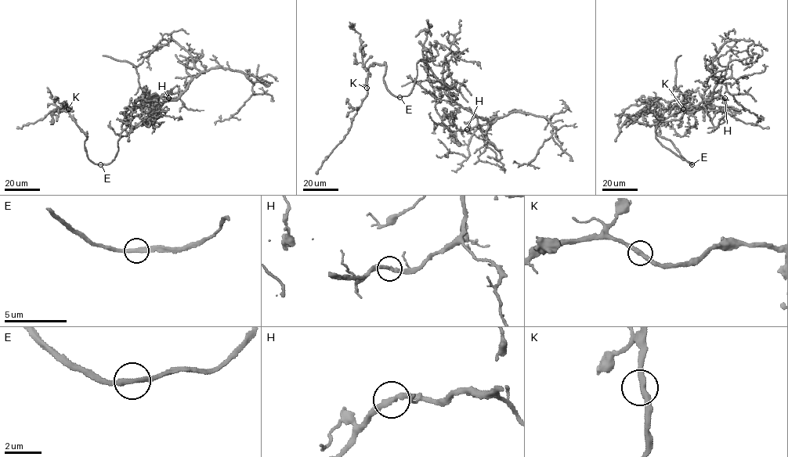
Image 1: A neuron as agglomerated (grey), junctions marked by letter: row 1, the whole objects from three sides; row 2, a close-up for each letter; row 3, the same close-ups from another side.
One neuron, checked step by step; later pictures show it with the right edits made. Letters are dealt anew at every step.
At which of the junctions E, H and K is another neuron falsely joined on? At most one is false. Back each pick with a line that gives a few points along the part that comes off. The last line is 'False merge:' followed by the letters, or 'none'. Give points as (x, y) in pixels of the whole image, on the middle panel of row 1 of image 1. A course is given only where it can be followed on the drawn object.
False merge: none

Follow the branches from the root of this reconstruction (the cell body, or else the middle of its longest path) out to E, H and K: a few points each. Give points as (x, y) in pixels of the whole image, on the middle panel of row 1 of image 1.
E: (421, 60), (417, 63), (417, 76), (411, 91), (407, 95), (399, 97)
H: (421, 60), (427, 62), (435, 76), (447, 87), (450, 97), (477, 117), (477, 124), (467, 129)
K: (421, 60), (407, 95), (396, 97), (387, 89), (384, 64), (368, 67), (366, 88)

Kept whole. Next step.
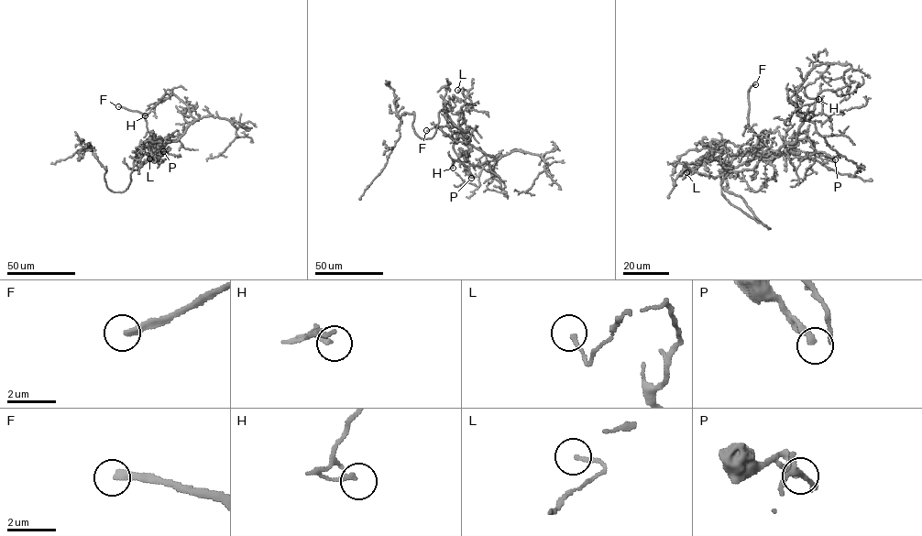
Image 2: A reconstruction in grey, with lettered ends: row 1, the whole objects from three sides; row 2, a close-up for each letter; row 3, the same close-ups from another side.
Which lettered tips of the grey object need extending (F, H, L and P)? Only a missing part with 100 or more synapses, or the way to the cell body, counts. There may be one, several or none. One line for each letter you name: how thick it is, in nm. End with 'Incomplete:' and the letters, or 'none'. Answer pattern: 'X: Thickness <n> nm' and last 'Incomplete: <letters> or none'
F: Thickness 300 nm
Incomplete: F

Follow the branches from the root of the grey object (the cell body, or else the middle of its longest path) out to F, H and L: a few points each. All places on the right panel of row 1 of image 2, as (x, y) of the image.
F: (721, 184), (732, 169), (761, 158), (769, 149), (749, 125), (748, 92), (755, 84)
H: (721, 184), (732, 169), (795, 140), (805, 115), (797, 88), (817, 66), (833, 62), (804, 89), (818, 99)
L: (721, 184), (732, 169), (760, 159), (751, 169), (716, 177), (697, 168), (684, 178), (686, 172)

